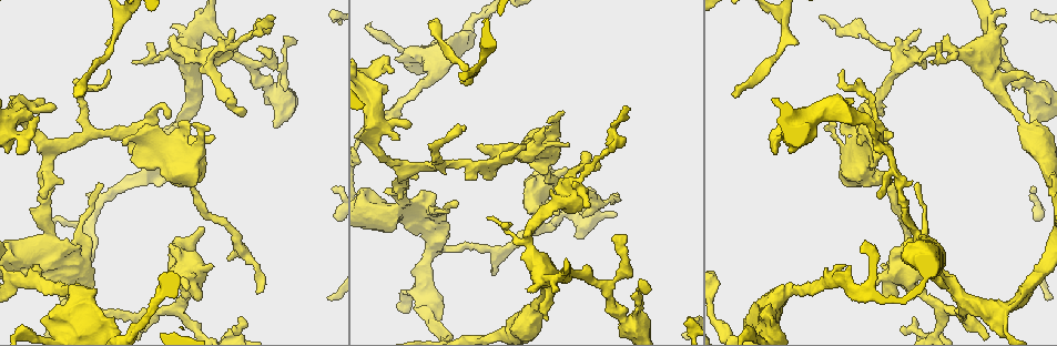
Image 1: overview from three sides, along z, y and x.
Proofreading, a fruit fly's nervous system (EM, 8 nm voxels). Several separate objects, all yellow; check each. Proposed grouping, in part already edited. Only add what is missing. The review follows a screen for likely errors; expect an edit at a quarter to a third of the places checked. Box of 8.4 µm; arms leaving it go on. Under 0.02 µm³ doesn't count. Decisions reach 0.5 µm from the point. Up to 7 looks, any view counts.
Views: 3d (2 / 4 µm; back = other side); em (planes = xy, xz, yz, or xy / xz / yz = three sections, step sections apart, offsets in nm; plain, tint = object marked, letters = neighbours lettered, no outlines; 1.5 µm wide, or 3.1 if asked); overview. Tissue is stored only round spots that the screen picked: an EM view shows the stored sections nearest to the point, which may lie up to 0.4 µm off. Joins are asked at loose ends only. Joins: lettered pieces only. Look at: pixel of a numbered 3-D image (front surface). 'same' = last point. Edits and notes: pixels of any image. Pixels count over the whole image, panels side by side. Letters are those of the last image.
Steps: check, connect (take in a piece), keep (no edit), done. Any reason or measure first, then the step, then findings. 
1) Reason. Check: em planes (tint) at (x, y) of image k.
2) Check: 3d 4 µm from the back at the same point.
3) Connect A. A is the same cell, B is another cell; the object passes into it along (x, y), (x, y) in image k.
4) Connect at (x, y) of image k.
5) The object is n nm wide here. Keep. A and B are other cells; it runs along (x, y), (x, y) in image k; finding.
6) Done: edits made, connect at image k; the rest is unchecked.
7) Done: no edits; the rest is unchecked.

Free end. Check: em yz step 8 (letters) at (75, 98) of image 1.

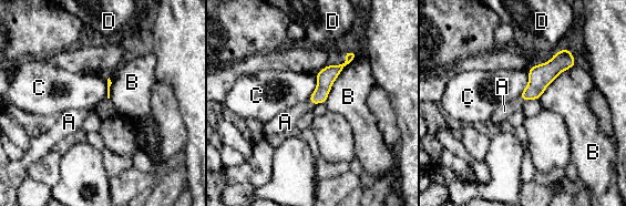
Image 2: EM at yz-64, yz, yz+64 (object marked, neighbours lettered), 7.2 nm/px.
Check: em planes (letters) at the same point.

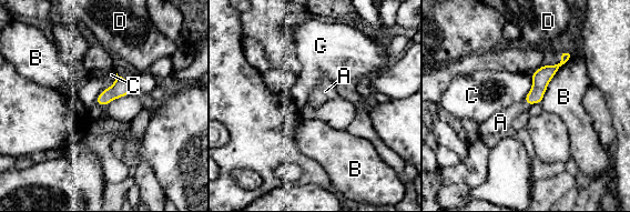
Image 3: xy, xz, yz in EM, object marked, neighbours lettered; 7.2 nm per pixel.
The longest contact is with B, 400 nm. Connect A. A is the same cell, B, C and D are other cells; the neuron continues.

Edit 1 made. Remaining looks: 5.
Check: overview.

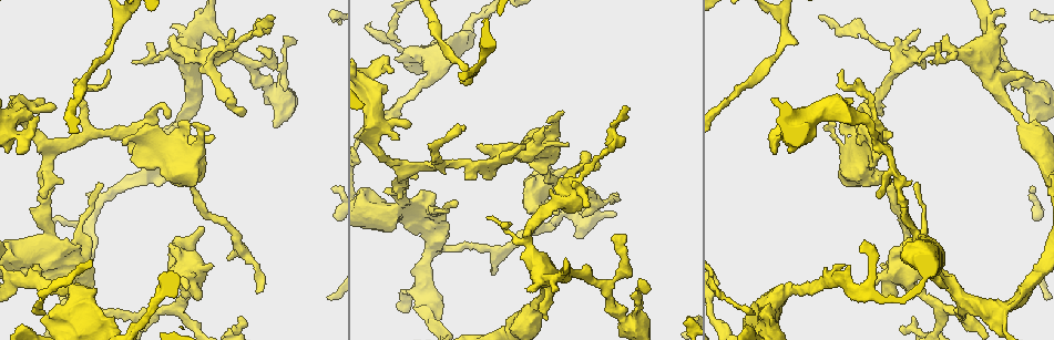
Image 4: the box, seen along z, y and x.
An open end. Check: 3d 4 µm at (172, 23) of image 4.

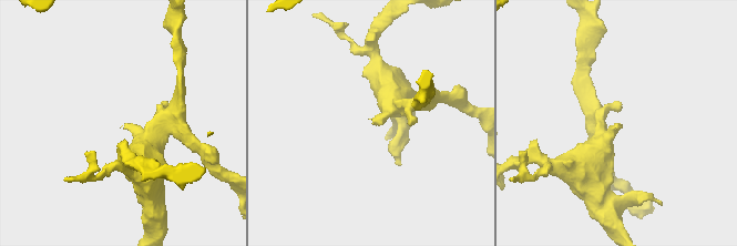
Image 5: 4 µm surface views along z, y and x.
Check: em planes (letters) at (126, 125) of image 5.

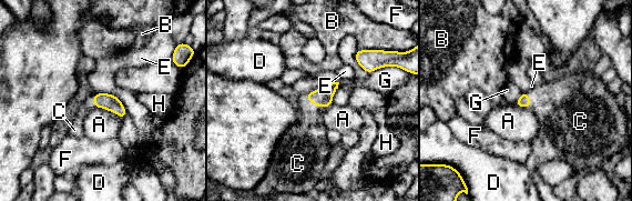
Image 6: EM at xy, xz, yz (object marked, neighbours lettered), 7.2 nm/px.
Connect C. C is the same cell, A, B, D, E, F, G and H are other cells; the neuron continues.

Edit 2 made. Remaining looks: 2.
Done: edits made, connect at image 3, connect at image 6; the rest is unchecked.

